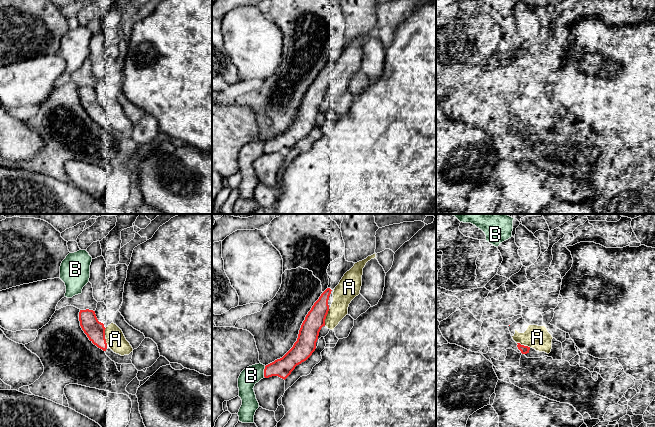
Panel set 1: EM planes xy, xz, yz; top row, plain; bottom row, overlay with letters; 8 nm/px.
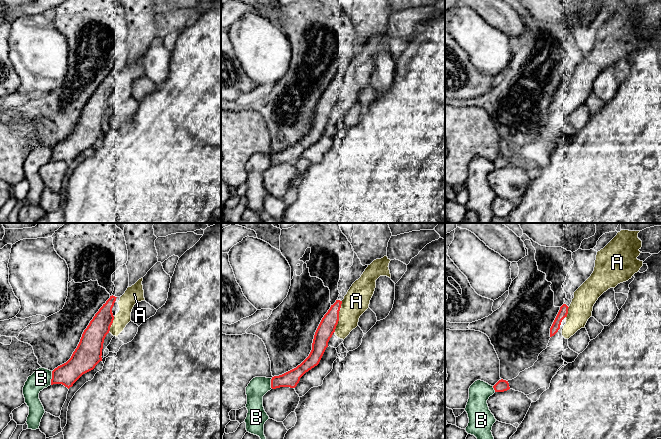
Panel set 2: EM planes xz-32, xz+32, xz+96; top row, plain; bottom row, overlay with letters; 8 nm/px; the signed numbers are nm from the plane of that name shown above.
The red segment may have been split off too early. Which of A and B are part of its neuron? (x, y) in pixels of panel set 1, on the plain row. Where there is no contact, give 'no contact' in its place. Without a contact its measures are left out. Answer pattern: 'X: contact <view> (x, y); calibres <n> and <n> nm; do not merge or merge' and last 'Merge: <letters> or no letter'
A: contact xz (325, 93); calibres 160 and 170 nm; merge
B: contact xz (264, 147); calibres 150 and 150 nm; do not merge
Merge: A

